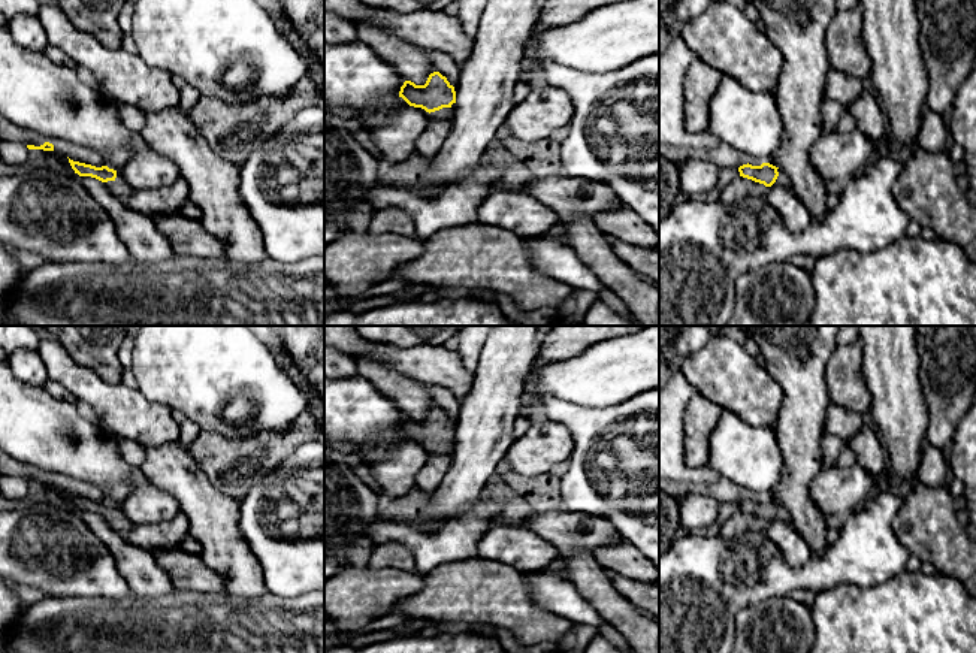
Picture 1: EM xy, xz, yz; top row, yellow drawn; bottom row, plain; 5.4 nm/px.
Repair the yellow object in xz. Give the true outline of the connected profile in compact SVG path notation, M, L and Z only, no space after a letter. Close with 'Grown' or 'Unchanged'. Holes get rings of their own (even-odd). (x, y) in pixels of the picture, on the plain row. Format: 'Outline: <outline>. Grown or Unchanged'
Outline: M439 406L430 408L424 420L416 420L411 415L405 415L401 421L399 432L410 441L424 444L429 453L453 456L456 426Z. Grown

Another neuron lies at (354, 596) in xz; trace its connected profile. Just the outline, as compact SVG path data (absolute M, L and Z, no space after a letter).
M348 566L324 581L324 617L330 617L345 637L360 634L372 620L384 617L407 596L421 590L424 578L417 571L371 571Z

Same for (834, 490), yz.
M855 463L850 468L822 468L812 483L810 496L825 517L837 516L844 520L883 489L885 484L880 480Z

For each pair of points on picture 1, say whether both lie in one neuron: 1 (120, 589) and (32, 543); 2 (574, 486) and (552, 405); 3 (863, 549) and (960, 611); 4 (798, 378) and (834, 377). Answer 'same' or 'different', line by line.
1: same
2: same
3: different
4: different

